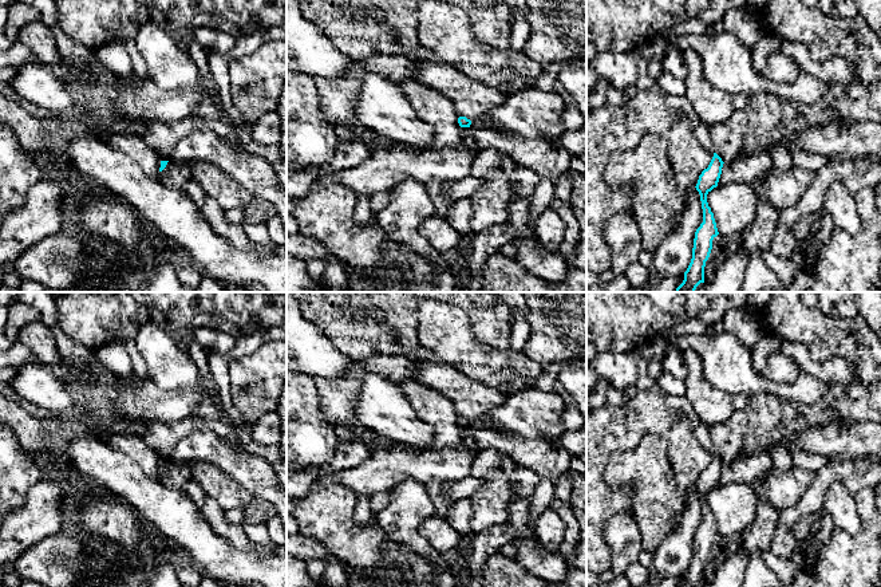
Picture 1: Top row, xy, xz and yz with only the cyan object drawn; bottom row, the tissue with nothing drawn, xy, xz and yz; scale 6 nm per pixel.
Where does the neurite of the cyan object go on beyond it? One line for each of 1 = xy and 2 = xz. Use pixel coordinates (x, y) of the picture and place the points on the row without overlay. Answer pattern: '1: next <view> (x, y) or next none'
1: next none
2: next none

